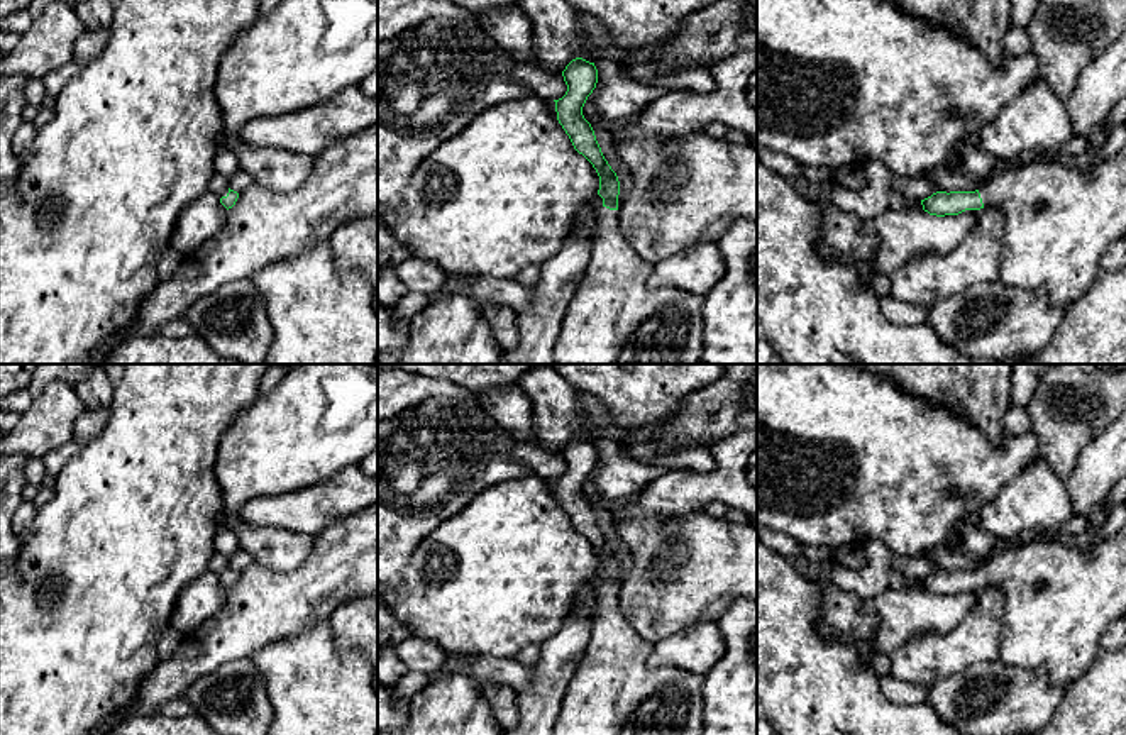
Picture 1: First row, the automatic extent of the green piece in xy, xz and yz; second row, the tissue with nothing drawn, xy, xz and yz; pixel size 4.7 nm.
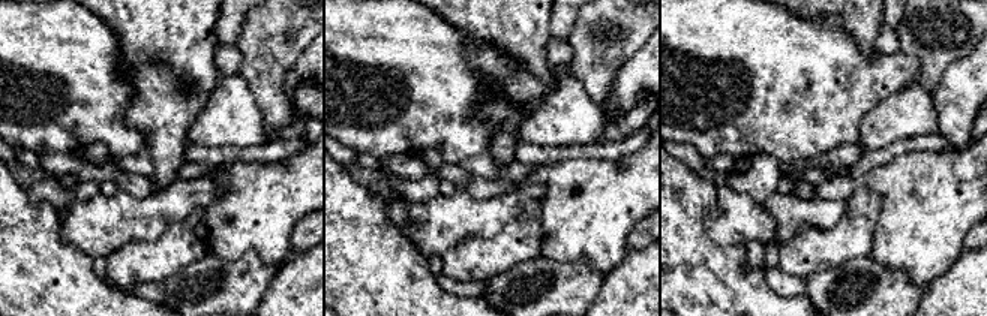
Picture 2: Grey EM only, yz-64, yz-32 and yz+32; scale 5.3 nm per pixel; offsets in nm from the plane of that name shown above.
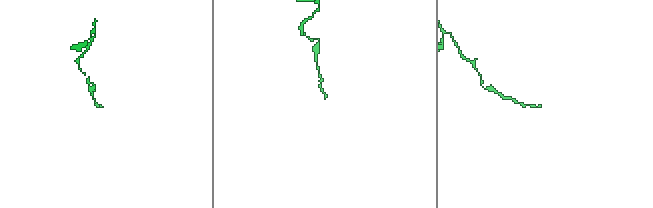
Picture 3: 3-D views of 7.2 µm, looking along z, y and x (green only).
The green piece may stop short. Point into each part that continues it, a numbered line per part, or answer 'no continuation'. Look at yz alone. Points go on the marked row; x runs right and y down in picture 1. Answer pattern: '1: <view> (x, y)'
1: yz (1059, 221)

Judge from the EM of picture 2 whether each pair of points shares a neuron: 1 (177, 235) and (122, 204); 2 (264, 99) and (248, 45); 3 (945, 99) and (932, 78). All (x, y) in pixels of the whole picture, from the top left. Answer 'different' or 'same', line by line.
1: different
2: same
3: different

